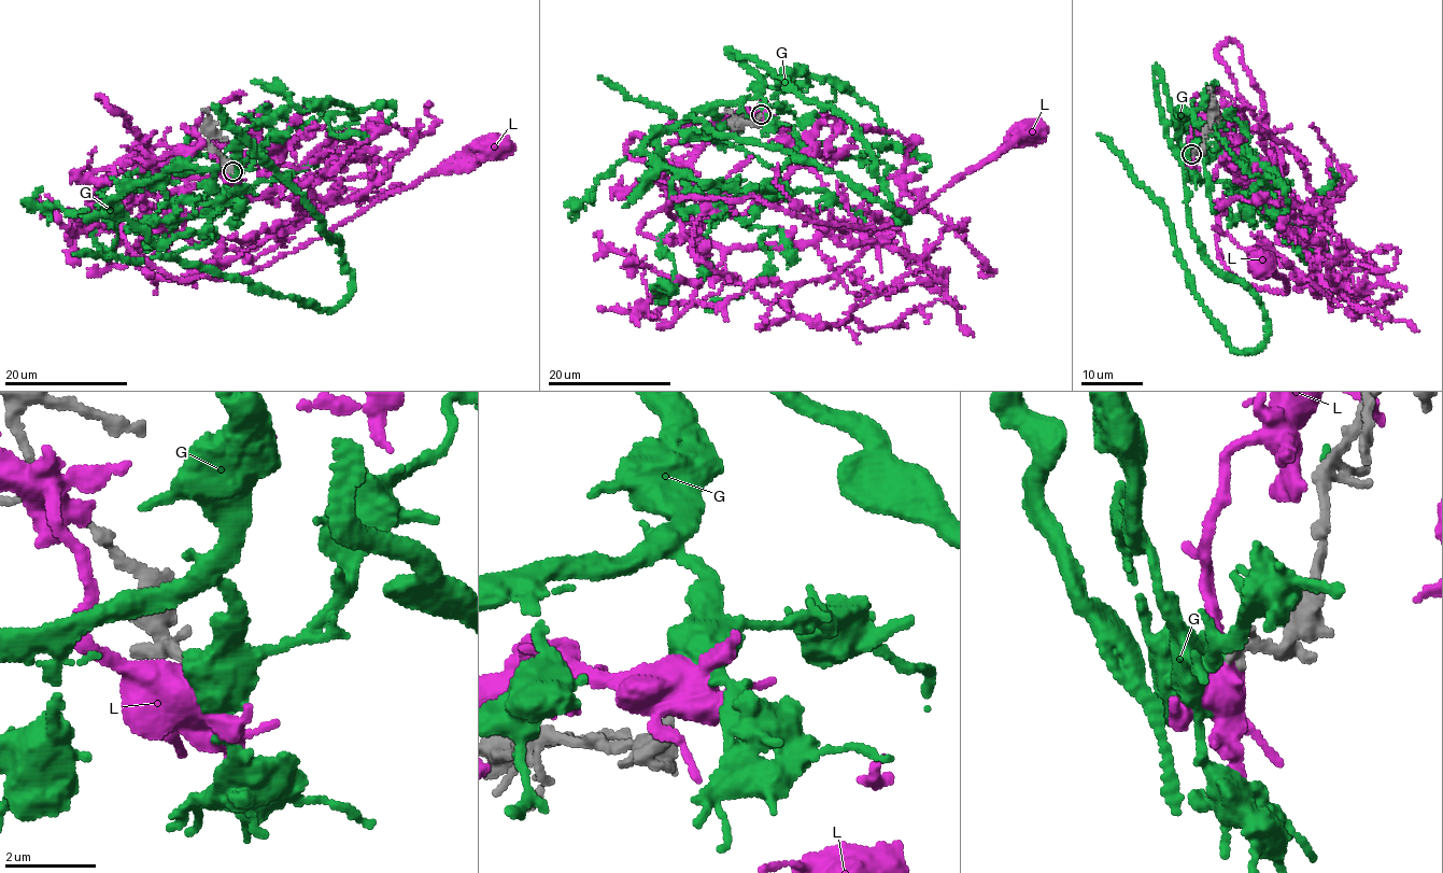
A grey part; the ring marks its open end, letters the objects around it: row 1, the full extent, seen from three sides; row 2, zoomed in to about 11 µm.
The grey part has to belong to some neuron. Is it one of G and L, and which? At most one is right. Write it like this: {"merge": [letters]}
{"merge": ["G"]}

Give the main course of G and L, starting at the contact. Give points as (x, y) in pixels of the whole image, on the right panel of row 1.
G: (1192, 154), (1157, 71), (1190, 229), (1258, 299), (1260, 347), (1232, 349), (1193, 294), (1168, 213), (1098, 132)
L: (1191, 155), (1201, 115), (1267, 122), (1271, 160), (1225, 193), (1217, 243), (1235, 279), (1285, 294), (1257, 259)

